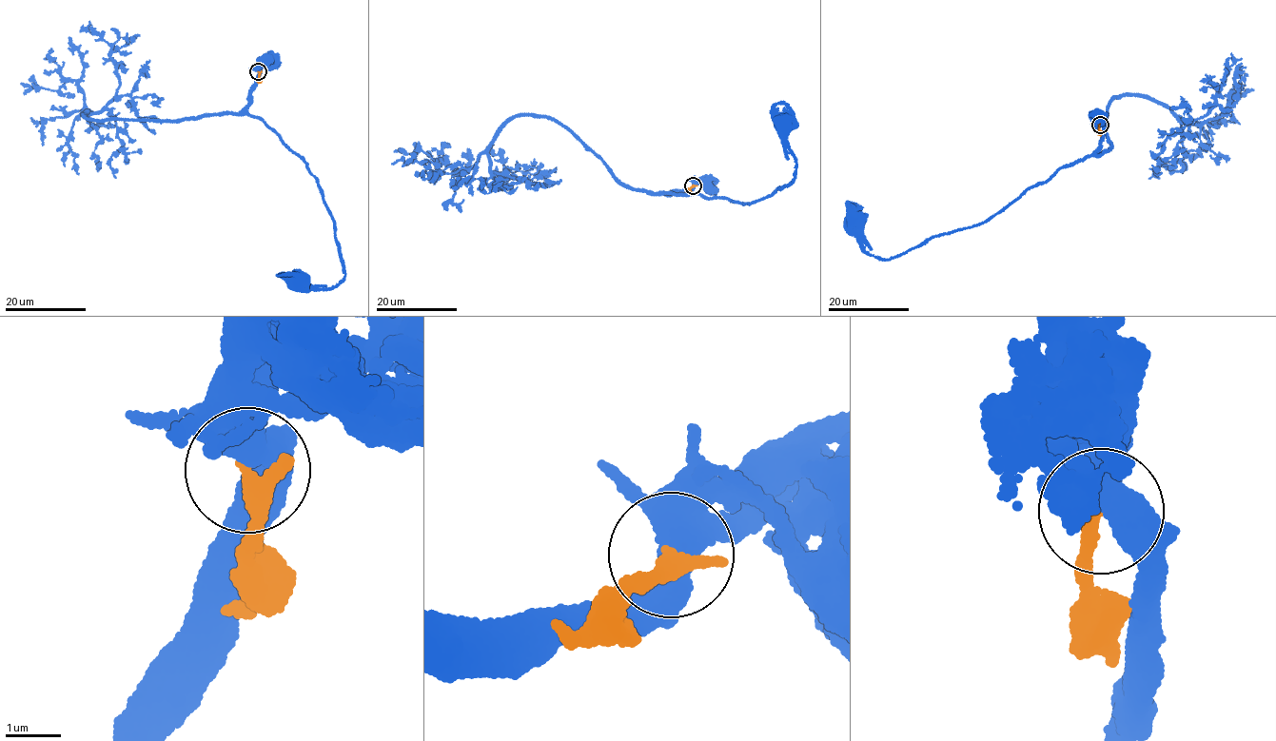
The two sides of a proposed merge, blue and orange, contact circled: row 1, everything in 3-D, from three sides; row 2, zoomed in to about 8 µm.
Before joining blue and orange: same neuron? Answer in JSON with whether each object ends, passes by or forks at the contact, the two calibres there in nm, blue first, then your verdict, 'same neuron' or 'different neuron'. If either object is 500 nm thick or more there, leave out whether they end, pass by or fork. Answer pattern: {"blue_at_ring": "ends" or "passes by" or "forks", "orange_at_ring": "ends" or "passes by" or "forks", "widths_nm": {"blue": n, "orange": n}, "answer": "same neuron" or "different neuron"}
{"widths_nm": {"blue": 500, "orange": 320}, "answer": "different neuron"}

